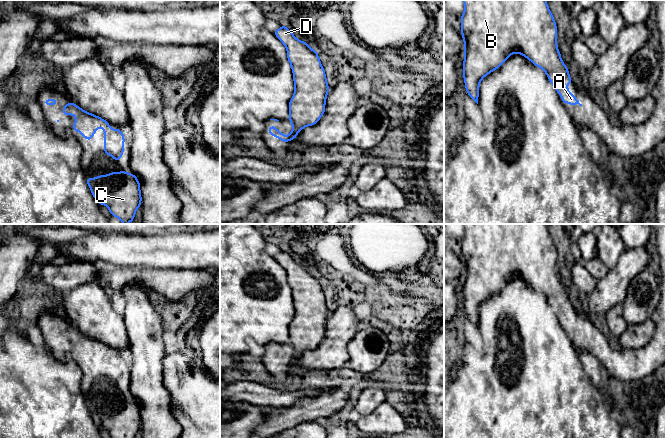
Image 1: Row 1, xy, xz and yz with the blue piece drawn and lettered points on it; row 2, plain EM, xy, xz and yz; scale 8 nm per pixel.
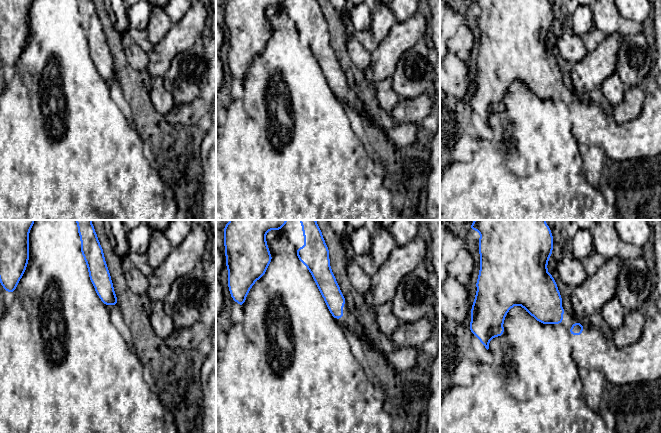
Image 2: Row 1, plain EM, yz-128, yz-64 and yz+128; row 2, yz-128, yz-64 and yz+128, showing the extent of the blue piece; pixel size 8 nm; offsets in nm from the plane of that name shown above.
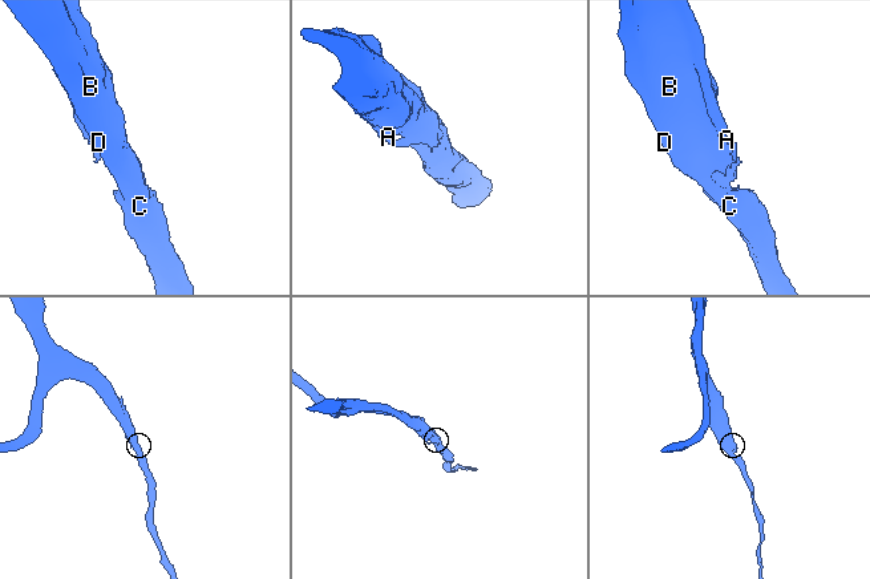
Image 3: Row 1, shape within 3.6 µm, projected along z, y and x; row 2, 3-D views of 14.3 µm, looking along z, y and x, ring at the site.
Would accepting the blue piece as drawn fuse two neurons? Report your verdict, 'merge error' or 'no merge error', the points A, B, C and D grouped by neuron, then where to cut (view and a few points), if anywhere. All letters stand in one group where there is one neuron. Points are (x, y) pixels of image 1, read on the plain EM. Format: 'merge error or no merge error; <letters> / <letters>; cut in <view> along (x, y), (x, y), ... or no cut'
no merge error; A B C D; no cut

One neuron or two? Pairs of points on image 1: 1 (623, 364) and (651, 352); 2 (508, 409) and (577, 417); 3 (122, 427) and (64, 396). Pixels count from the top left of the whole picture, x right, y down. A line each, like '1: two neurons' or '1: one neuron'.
1: one neuron
2: one neuron
3: two neurons

